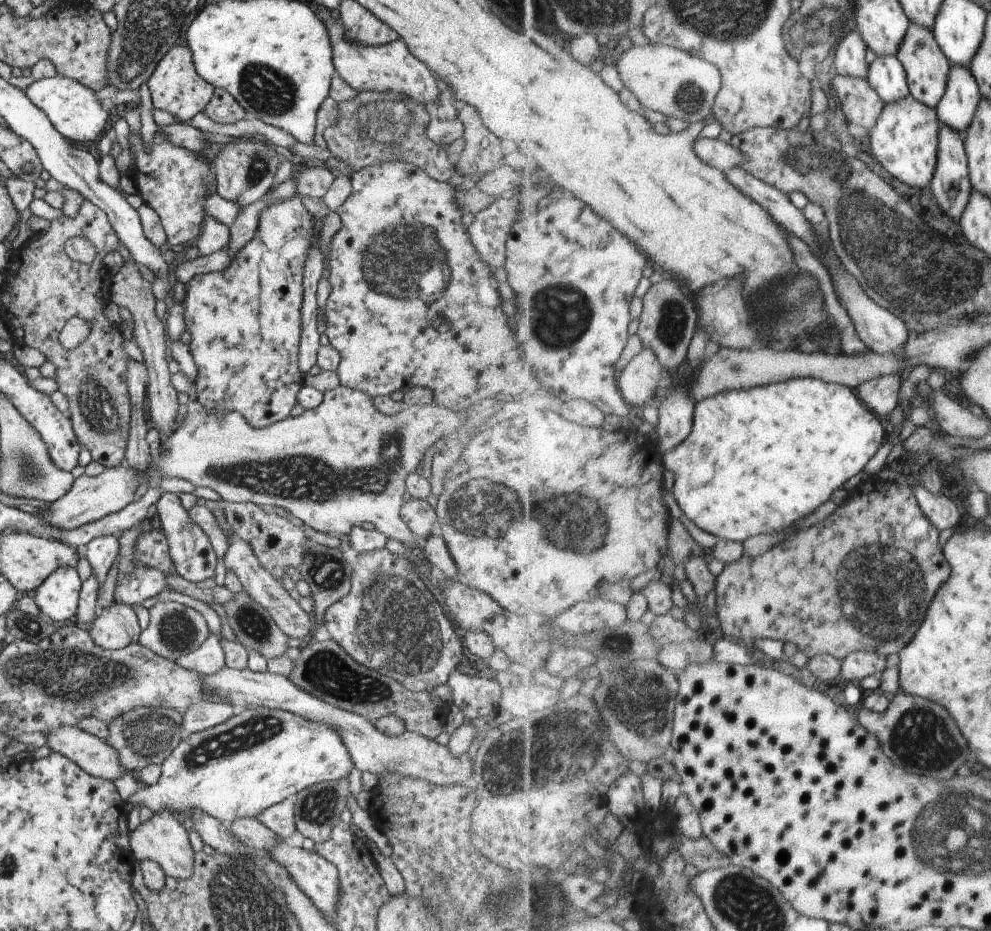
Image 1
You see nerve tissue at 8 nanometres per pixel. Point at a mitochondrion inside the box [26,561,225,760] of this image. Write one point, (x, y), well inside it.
(178, 630)

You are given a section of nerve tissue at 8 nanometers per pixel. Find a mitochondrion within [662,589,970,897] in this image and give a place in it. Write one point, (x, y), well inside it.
(921, 737)

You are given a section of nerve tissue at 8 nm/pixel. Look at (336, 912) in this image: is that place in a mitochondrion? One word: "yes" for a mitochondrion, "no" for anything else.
no

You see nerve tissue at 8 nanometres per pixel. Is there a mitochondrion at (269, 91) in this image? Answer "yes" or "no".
yes

